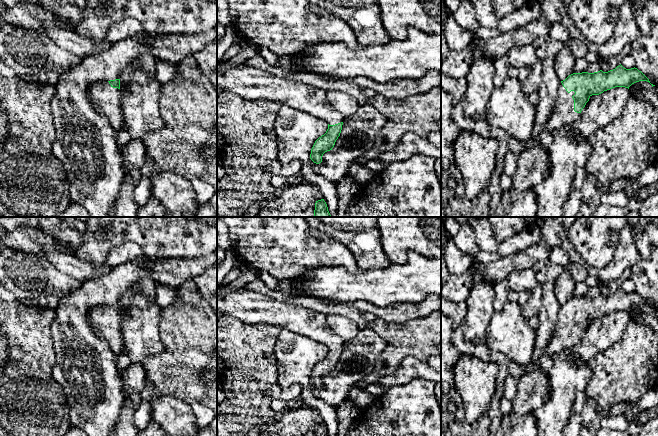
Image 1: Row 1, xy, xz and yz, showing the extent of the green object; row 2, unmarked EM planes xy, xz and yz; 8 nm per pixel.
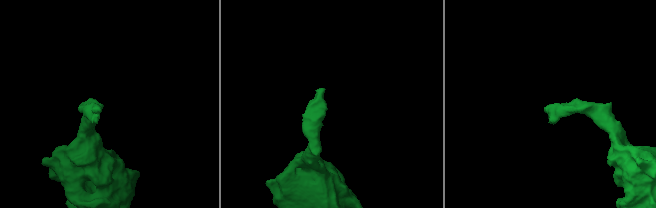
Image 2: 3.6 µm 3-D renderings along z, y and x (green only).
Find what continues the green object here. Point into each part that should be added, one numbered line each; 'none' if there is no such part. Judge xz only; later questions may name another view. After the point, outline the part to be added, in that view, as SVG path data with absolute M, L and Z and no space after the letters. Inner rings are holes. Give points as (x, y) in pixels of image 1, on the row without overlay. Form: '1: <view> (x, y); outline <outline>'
1: xz (249, 307); outline M223 286L217 288L217 311L223 315L233 316L245 324L280 326L325 344L329 349L341 347L346 342L329 328L323 313L243 288L222 295Z

